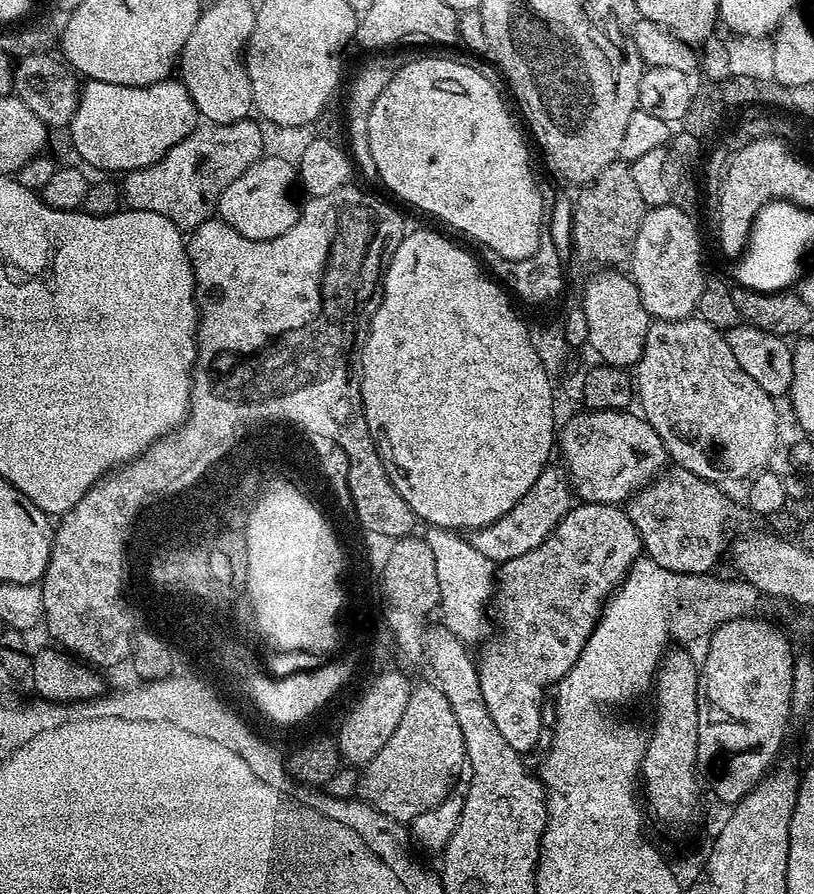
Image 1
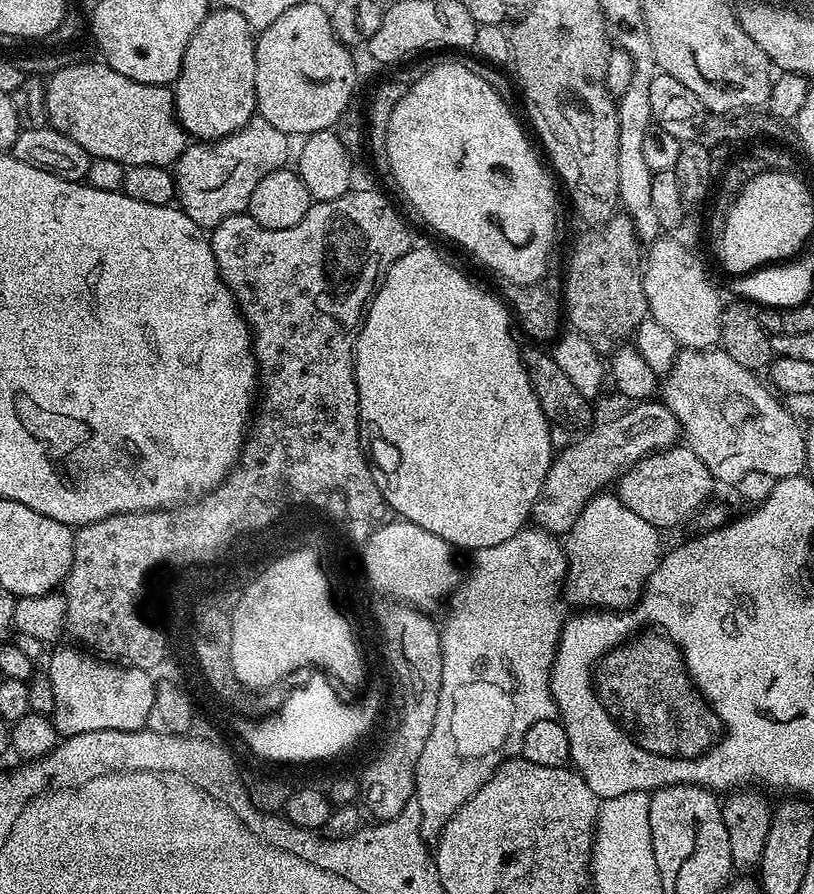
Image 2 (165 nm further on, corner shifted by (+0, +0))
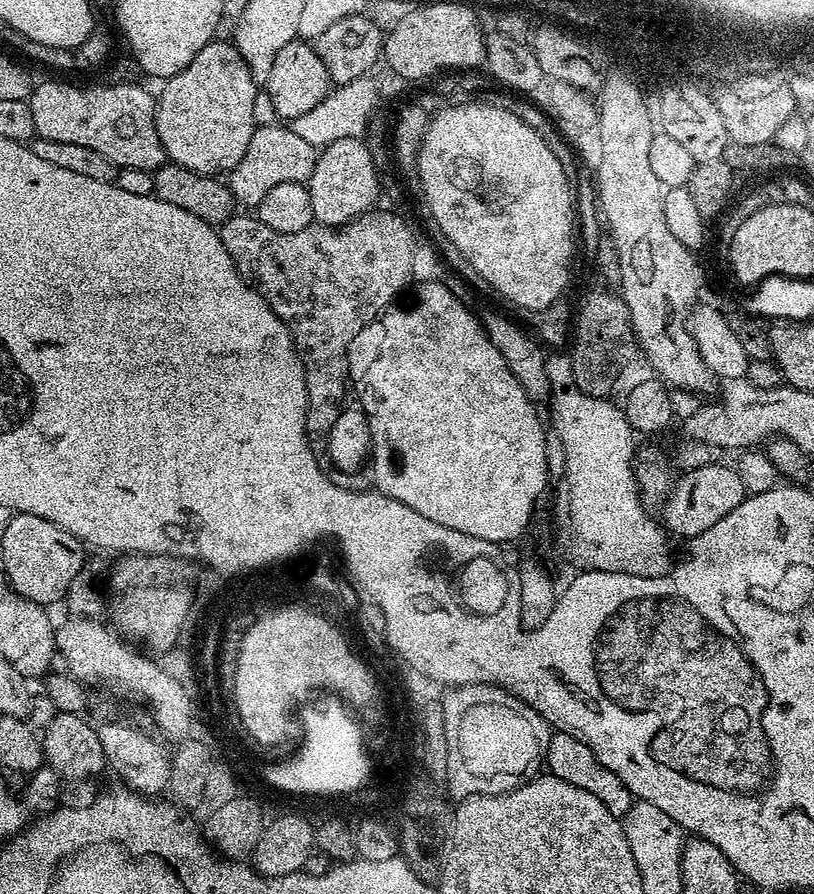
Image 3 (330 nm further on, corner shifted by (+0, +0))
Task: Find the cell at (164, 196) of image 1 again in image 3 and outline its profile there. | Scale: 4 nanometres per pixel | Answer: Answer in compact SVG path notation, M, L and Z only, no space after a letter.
M280 122L257 126L250 138L250 146L246 146L246 154L242 154L242 162L227 173L226 183L237 205L254 210L262 198L266 198L274 186L282 186L282 182L298 182L304 184L316 165L318 150L305 142L298 134L294 134L291 126Z

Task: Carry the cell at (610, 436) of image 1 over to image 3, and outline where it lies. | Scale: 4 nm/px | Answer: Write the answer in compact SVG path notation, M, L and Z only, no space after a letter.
M713 462L701 468L689 468L683 473L685 476L675 481L672 491L662 505L664 520L662 524L673 537L684 536L691 538L702 534L702 530L710 530L714 522L722 522L734 506L743 502L746 495L741 480L738 478L735 467L719 462Z

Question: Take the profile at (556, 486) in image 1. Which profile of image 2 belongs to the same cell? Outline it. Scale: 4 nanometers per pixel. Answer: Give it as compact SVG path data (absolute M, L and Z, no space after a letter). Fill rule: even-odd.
M649 398L633 403L617 420L593 423L572 443L553 455L544 488L532 508L531 519L545 532L567 534L578 514L608 483L615 481L628 468L652 452L665 452L681 439L678 418L659 399ZM677 439L677 440L676 440Z

